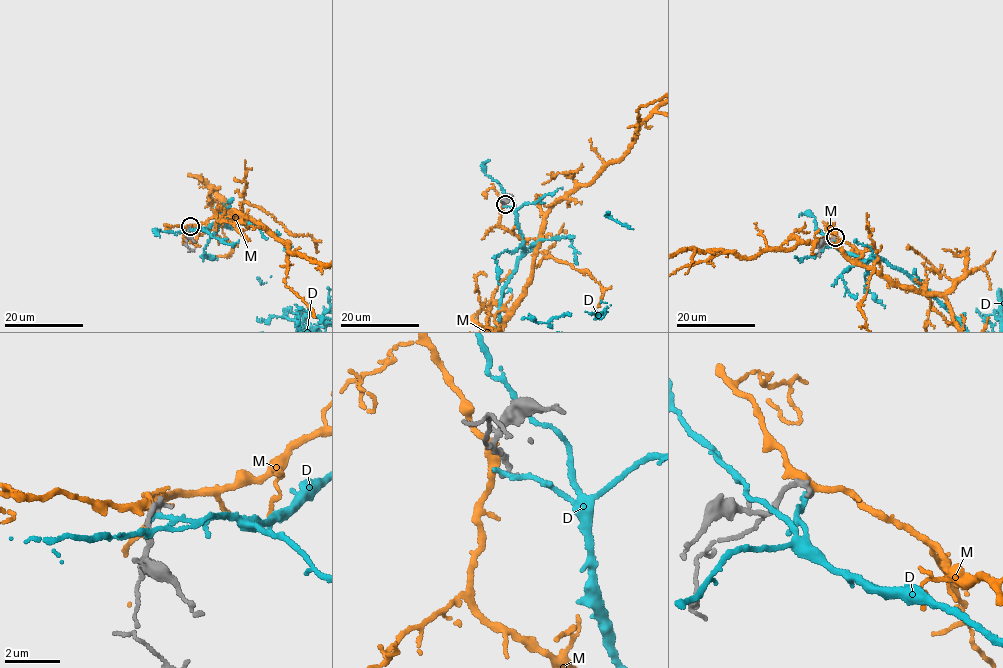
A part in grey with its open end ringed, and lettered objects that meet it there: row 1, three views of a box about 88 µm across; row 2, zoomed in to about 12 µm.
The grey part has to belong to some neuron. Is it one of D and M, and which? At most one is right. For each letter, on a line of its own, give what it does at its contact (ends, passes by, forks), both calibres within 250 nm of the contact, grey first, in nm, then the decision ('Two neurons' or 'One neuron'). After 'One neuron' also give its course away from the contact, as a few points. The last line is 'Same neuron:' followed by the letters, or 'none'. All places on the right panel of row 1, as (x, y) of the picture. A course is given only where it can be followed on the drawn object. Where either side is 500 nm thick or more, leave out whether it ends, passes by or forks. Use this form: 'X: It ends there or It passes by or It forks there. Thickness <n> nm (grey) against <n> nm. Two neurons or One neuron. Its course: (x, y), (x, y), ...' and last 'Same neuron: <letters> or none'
D: It ends there. Thickness 180 nm (grey) against 190 nm. Two neurons
M: It passes by. Thickness 240 nm (grey) against 320 nm. Two neurons
Same neuron: none

